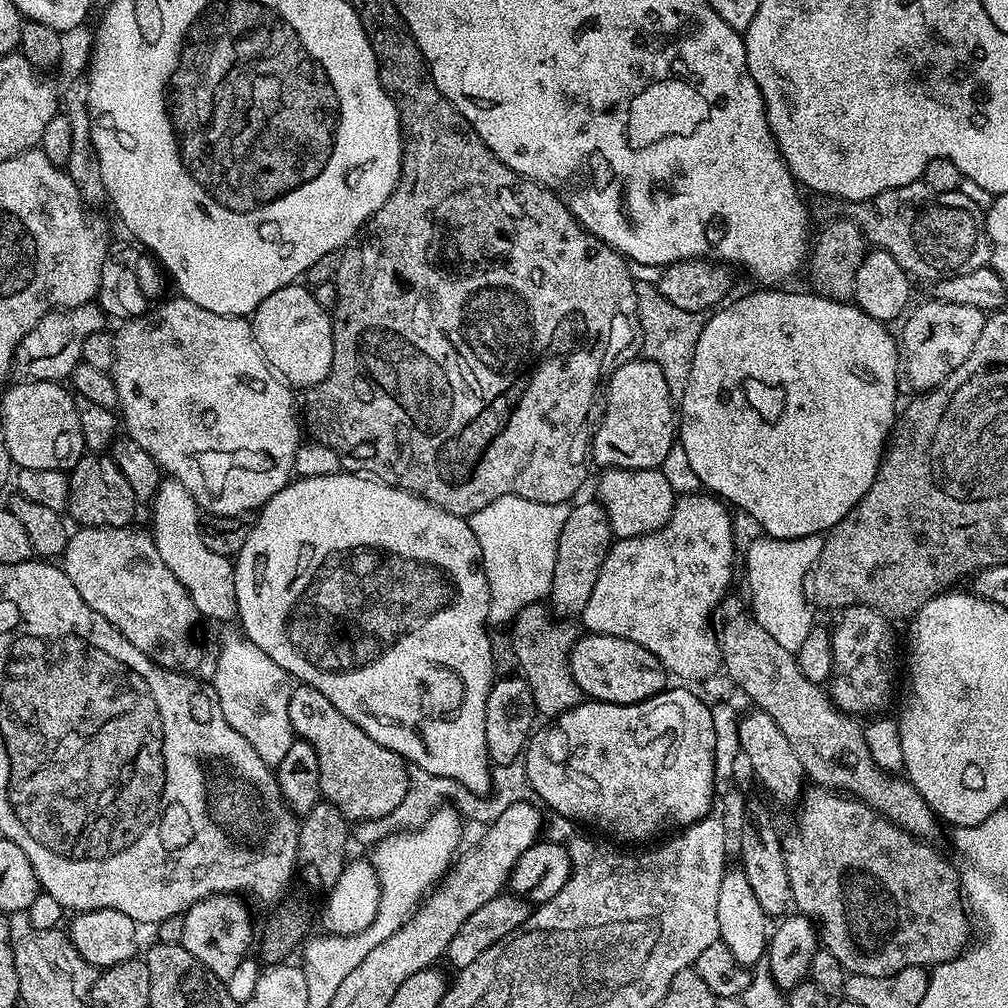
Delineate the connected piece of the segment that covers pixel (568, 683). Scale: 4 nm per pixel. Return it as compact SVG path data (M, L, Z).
M531 604L516 615L510 626L515 653L518 657L518 670L527 682L537 713L546 720L553 720L563 713L583 703L581 688L574 682L572 672L572 650L582 632L579 625L568 618L555 616L545 604Z

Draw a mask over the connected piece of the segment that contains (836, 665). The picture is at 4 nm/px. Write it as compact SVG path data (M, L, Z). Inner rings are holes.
M864 604L845 608L839 616L836 628L831 629L832 673L826 684L826 692L840 711L853 718L868 718L883 713L880 711L887 706L892 696L892 683L896 680L893 625L882 613Z

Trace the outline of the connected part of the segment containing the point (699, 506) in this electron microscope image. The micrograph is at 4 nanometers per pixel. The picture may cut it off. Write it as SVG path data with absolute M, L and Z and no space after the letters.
M681 495L672 507L672 517L656 532L629 540L617 539L602 562L598 582L594 582L594 594L586 602L583 627L592 634L638 642L638 646L660 659L669 674L680 679L677 681L708 680L716 671L719 673L722 665L714 613L732 580L732 520L727 511L715 495Z

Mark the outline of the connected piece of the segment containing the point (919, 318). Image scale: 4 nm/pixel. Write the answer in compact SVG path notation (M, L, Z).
M939 298L931 299L925 304L918 305L916 309L913 307L907 313L898 335L899 343L902 345L902 372L903 375L904 372L908 375L908 380L914 387L920 388L916 390L937 388L955 368L962 366L962 362L966 362L966 358L970 358L970 354L974 350L974 342L978 342L986 319L985 313L972 305L958 305L957 302Z

